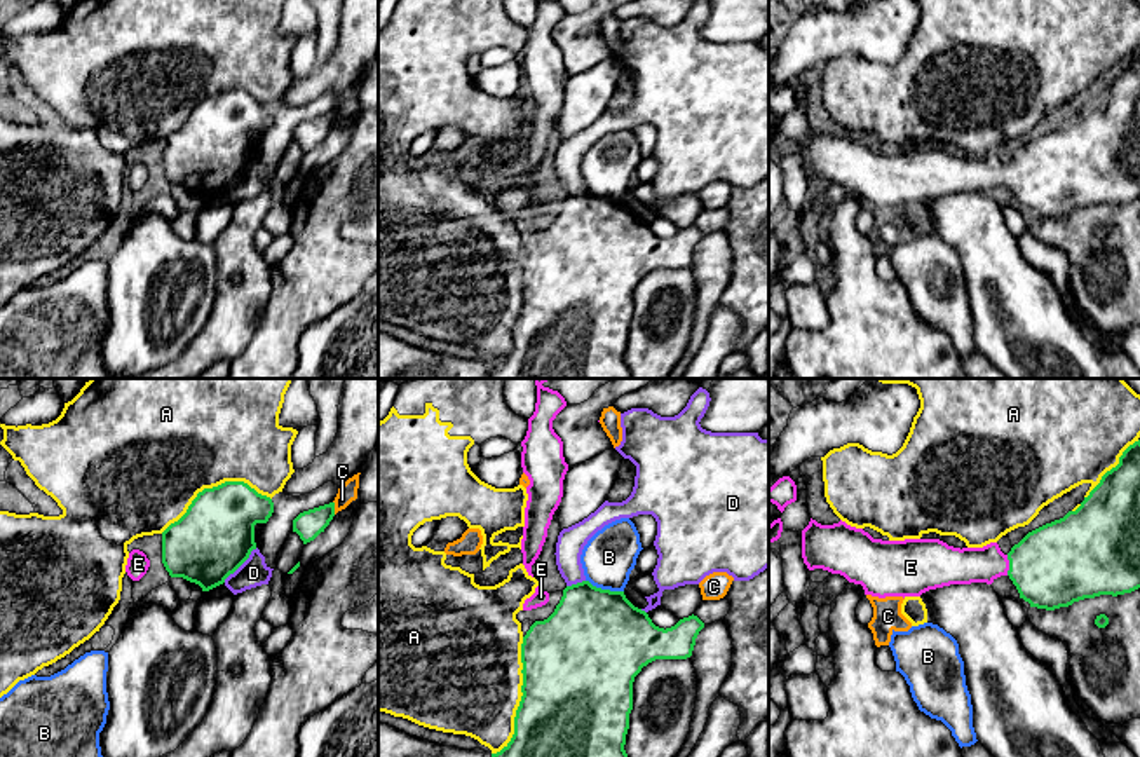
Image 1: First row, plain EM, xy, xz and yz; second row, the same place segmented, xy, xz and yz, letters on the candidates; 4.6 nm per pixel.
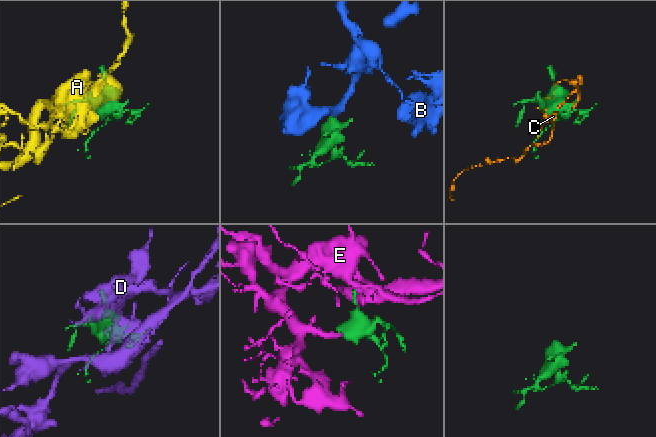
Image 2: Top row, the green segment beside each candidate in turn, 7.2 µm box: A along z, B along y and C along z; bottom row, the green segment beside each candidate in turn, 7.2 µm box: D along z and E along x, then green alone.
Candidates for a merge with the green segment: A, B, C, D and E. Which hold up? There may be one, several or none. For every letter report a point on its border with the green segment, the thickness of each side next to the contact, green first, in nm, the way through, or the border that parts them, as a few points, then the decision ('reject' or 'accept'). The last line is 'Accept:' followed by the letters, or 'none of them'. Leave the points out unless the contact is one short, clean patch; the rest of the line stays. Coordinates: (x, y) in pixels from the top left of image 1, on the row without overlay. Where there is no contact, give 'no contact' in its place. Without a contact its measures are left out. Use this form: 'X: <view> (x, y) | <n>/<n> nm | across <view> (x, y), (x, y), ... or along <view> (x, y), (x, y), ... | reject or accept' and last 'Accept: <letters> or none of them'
A: xz (522, 307) | 500/460 nm | reject
B: xz (605, 199) | 480/240 nm | along xz (586, 189), (597, 196), (623, 201) | reject
C: xy (333, 117) | 130/90 nm | reject
D: xy (241, 173) | 360/130 nm | reject
E: yz (1010, 175) | 380/170 nm | across yz (1062, 171), (1010, 175), (956, 175) | accept
Accept: E

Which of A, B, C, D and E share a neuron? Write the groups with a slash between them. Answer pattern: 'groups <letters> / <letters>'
groups A / B / C / D / E

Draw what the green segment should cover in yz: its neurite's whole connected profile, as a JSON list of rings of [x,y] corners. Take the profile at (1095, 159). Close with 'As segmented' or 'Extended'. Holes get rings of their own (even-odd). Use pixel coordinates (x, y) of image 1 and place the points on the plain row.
[[[1140,49],[1130,54],[1119,66],[1119,73],[1107,80],[1100,92],[1089,101],[1076,120],[1028,141],[1018,153],[1004,164],[997,152],[983,157],[953,157],[940,148],[873,148],[863,138],[838,131],[821,134],[811,127],[802,140],[802,167],[809,180],[823,178],[844,185],[849,192],[861,194],[865,204],[886,206],[920,206],[922,202],[950,194],[987,192],[1008,185],[1016,195],[1020,208],[1030,216],[1055,220],[1069,216],[1084,208],[1100,204],[1124,204],[1140,197]]]. Extended

